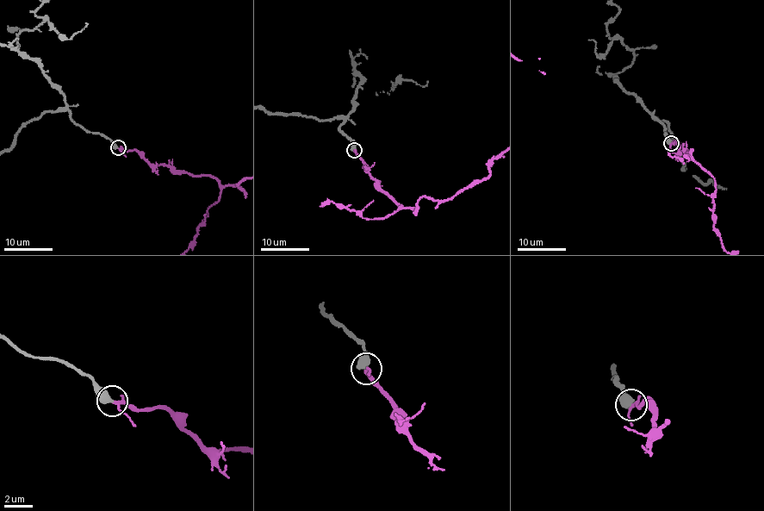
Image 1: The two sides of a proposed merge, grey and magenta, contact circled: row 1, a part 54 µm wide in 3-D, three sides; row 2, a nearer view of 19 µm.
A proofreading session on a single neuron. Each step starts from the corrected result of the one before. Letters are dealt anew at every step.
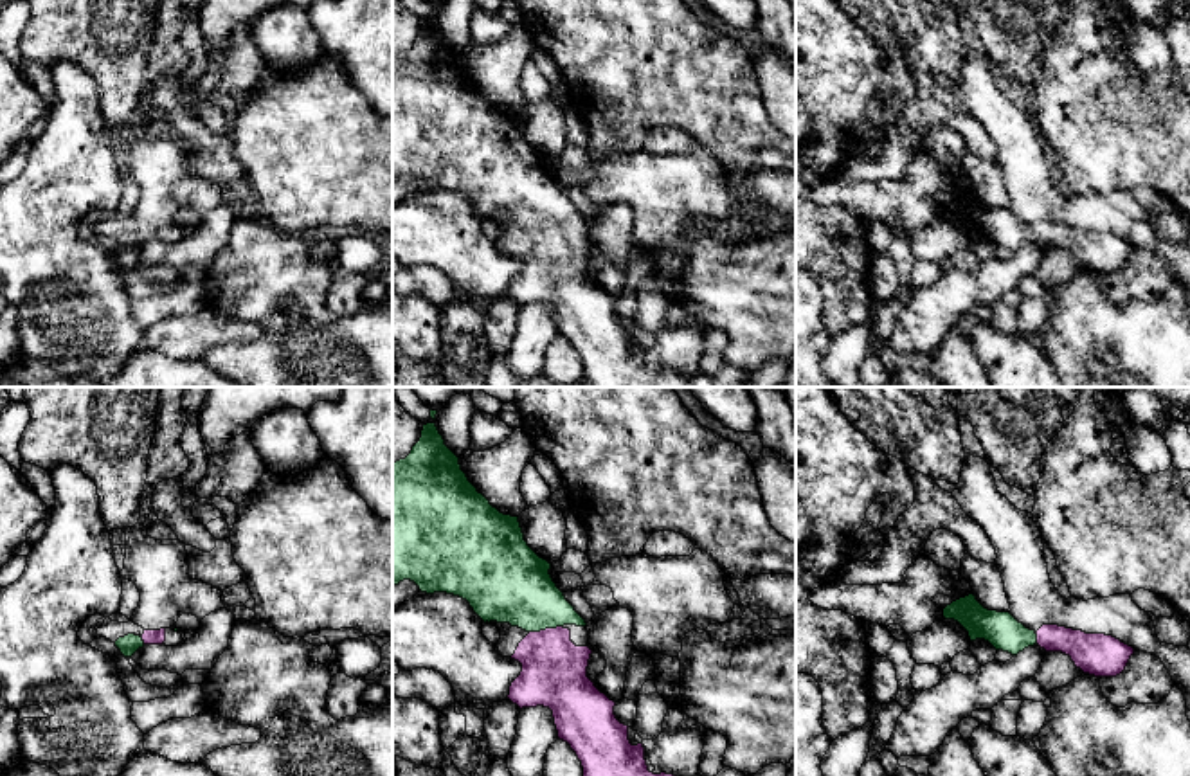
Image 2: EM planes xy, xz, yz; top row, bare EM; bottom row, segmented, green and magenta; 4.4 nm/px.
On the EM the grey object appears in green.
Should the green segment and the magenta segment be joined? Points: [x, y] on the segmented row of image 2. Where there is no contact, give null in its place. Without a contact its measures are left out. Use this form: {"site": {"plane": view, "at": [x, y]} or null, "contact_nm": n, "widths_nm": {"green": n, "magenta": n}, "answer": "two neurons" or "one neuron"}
{"site": {"plane": "xz", "at": [546, 627]}, "contact_nm": 160, "widths_nm": {"green": 360, "magenta": 280}, "answer": "one neuron"}

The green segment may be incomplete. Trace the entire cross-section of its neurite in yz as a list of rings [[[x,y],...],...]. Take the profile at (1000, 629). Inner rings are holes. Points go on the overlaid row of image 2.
[[[974,594],[960,598],[943,609],[945,619],[958,621],[970,641],[985,639],[996,650],[1017,655],[1039,645],[1046,652],[1062,652],[1077,668],[1095,677],[1120,675],[1134,648],[1105,634],[1086,634],[1059,625],[1042,625],[1037,632],[1026,628],[1010,612],[985,609]]]

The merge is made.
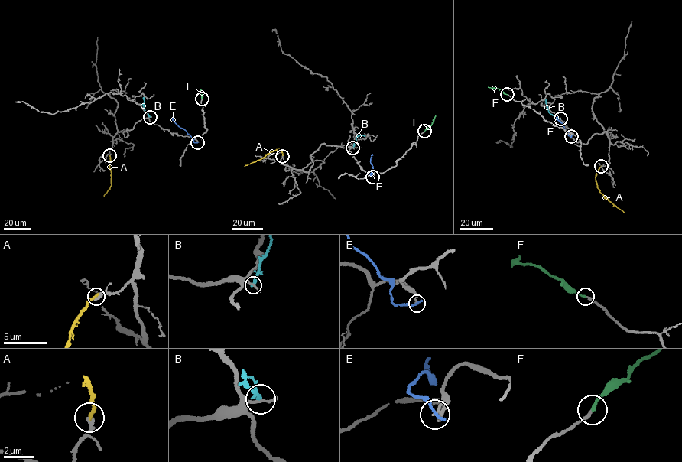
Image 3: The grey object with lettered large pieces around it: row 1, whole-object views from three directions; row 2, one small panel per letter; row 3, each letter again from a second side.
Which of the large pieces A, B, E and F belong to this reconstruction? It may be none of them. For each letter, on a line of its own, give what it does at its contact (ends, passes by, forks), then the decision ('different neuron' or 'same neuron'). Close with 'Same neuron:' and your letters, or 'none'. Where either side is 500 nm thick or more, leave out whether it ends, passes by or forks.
A: it ends; different neuron
B: it ends; different neuron
E: it ends; different neuron
F: it ends; same neuron
Same neuron: F

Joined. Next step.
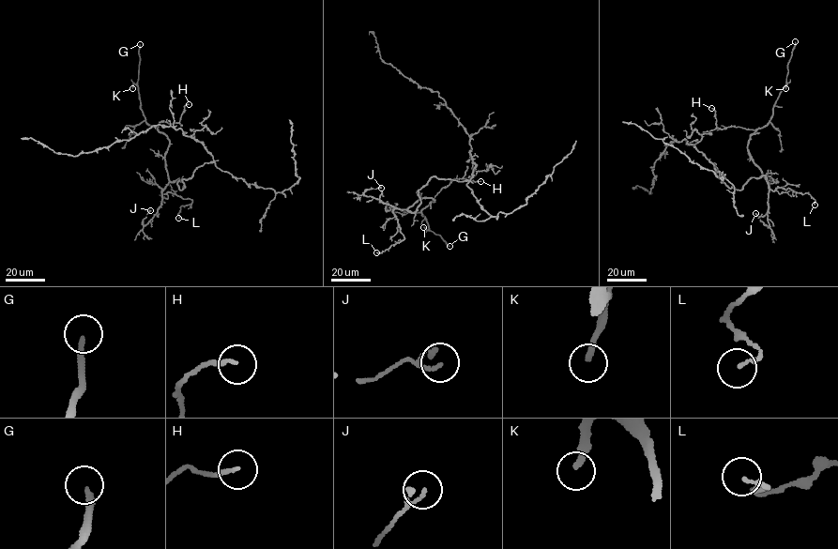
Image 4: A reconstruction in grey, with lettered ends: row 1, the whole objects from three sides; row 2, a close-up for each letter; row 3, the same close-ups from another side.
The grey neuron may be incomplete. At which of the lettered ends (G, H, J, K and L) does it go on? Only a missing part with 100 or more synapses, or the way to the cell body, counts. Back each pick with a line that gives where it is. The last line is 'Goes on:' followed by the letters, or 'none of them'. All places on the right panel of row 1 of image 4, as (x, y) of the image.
G: place (795, 41)
K: place (785, 88)
Goes on: G, K

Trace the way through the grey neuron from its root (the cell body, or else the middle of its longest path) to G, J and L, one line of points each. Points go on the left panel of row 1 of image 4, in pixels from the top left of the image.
G: (198, 167), (182, 179), (182, 190), (181, 180), (170, 181), (169, 140), (141, 109), (140, 44)
J: (198, 167), (182, 179), (182, 190), (177, 184), (181, 180), (169, 183), (158, 213), (144, 224), (150, 210)
L: (198, 167), (182, 179), (182, 190), (178, 179), (162, 190), (191, 200), (181, 206), (178, 218)

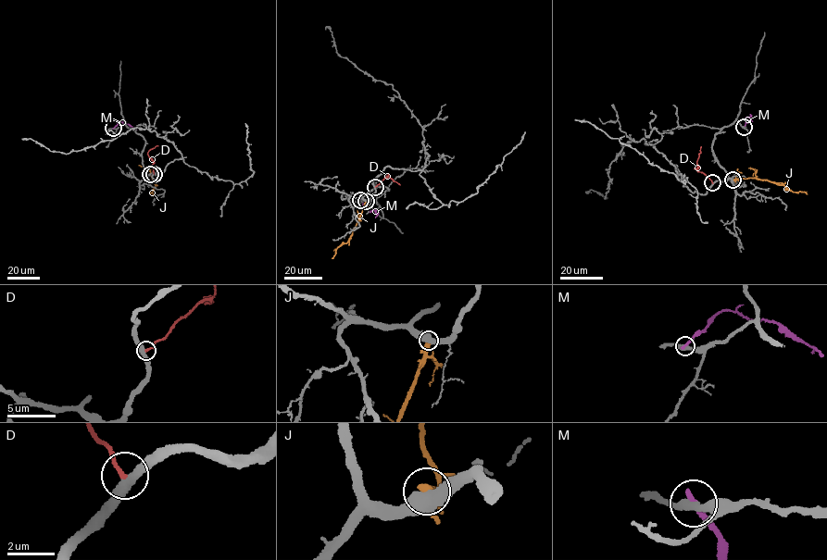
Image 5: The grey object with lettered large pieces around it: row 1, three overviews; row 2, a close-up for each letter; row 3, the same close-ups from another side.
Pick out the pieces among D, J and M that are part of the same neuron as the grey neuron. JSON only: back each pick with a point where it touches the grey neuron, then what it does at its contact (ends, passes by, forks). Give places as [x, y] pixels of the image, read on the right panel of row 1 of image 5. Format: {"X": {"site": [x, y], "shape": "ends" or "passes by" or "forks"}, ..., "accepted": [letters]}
{"accepted": []}

